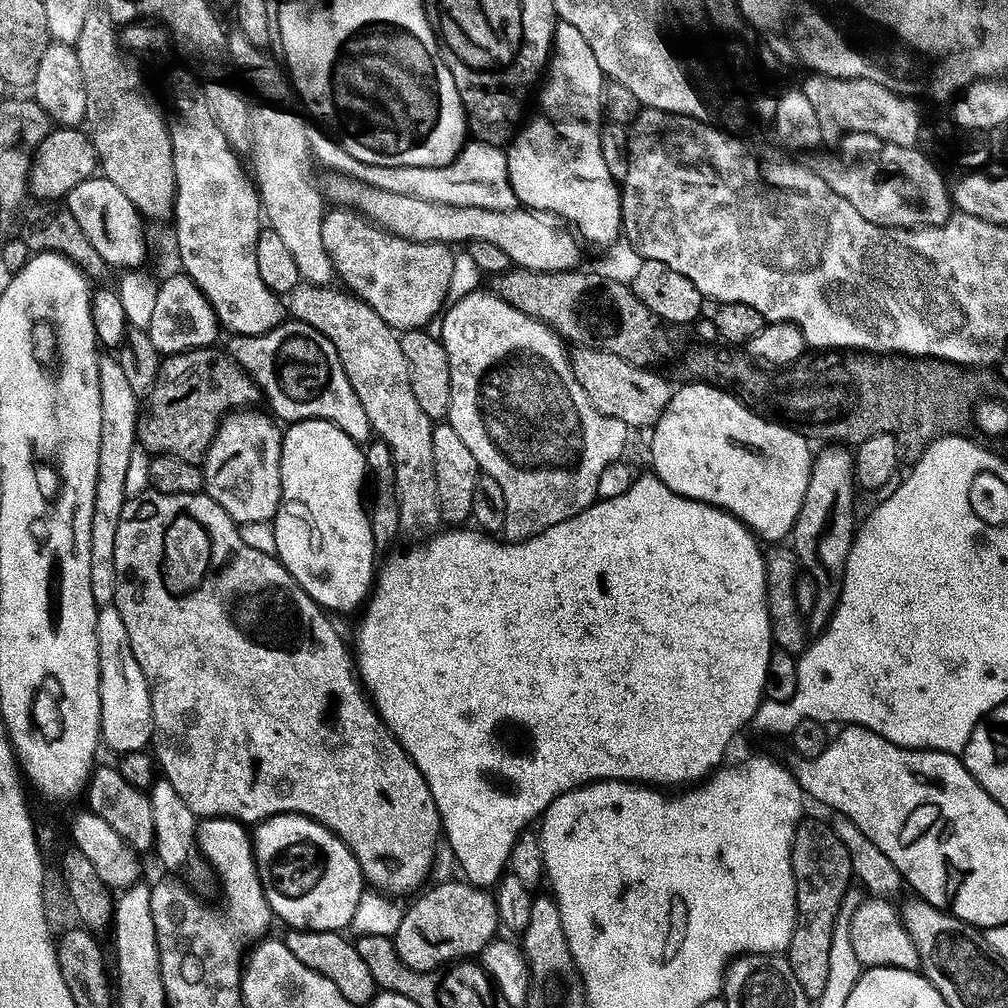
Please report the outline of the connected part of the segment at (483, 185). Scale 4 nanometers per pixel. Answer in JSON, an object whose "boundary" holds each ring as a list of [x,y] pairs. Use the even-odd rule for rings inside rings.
{"boundary":[[[312,126],[308,129],[312,155],[317,165],[322,164],[329,173],[345,176],[374,186],[378,190],[390,190],[390,194],[402,194],[410,198],[422,198],[422,202],[434,202],[459,208],[481,208],[490,212],[511,212],[518,201],[508,177],[508,154],[503,147],[479,142],[465,143],[452,164],[441,168],[387,168],[370,166],[354,159],[342,145],[333,140],[327,131]]]}

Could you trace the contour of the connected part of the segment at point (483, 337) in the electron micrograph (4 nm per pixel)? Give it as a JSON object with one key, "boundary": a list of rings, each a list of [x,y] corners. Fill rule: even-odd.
{"boundary":[[[481,290],[462,298],[462,302],[451,305],[443,313],[442,319],[444,322],[442,339],[446,354],[450,358],[450,382],[453,390],[446,420],[447,423],[456,425],[458,434],[462,434],[462,442],[466,442],[470,454],[474,454],[481,473],[494,478],[494,482],[498,482],[498,486],[502,486],[506,498],[506,526],[502,533],[503,539],[510,544],[521,544],[523,540],[540,536],[546,530],[582,514],[587,508],[597,503],[598,481],[602,478],[606,466],[619,464],[625,459],[624,451],[628,448],[630,430],[622,422],[618,422],[614,418],[606,418],[602,414],[598,414],[598,410],[594,410],[590,398],[586,398],[586,390],[580,385],[574,374],[572,357],[559,333],[548,327],[547,324],[528,317],[521,310],[508,305],[502,298],[488,290]]]}

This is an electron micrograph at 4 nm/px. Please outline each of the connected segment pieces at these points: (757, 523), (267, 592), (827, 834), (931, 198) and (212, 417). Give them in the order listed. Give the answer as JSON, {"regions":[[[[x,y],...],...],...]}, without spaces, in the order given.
{"regions":[[[[691,382],[683,385],[685,388],[673,395],[670,406],[666,414],[656,424],[652,436],[652,464],[655,475],[659,476],[661,482],[670,486],[678,495],[686,497],[688,500],[697,500],[703,504],[708,504],[711,508],[720,508],[732,516],[737,516],[761,541],[784,542],[796,531],[798,514],[802,514],[802,506],[806,502],[806,490],[810,490],[810,478],[812,477],[812,466],[814,463],[813,445],[807,436],[801,434],[791,426],[785,426],[780,422],[773,422],[771,419],[760,416],[757,412],[751,412],[740,400],[735,400],[728,392],[723,392],[717,388],[711,388],[708,384],[694,384]]],[[[147,490],[140,496],[133,496],[129,499],[128,505],[122,510],[122,522],[118,522],[118,539],[114,546],[114,562],[118,566],[118,590],[116,591],[114,607],[120,611],[122,620],[126,622],[126,630],[130,633],[130,646],[134,646],[134,656],[138,658],[138,666],[142,666],[142,674],[146,674],[148,685],[152,691],[151,747],[154,749],[156,763],[159,771],[162,773],[163,779],[168,780],[170,786],[174,786],[174,790],[178,790],[182,802],[186,802],[186,806],[190,806],[190,810],[194,810],[197,818],[230,816],[233,820],[238,820],[245,826],[259,826],[266,820],[272,820],[275,816],[286,816],[289,814],[307,816],[308,819],[313,820],[315,824],[321,824],[322,827],[329,828],[329,830],[352,851],[354,858],[360,864],[360,869],[364,871],[365,881],[367,881],[373,889],[379,890],[384,894],[396,894],[392,892],[412,892],[415,888],[420,887],[420,889],[423,889],[425,887],[424,879],[426,879],[431,872],[434,872],[434,865],[438,860],[438,849],[441,847],[439,844],[442,844],[440,811],[434,802],[434,798],[430,794],[430,786],[426,782],[426,778],[418,770],[416,763],[408,757],[404,747],[397,742],[395,734],[384,725],[384,720],[380,717],[379,712],[377,712],[375,704],[372,703],[358,675],[358,665],[353,653],[350,651],[350,648],[348,653],[348,648],[344,645],[344,640],[340,637],[339,630],[332,625],[333,617],[308,597],[306,590],[302,590],[302,586],[298,586],[298,582],[286,571],[283,564],[280,563],[275,555],[269,554],[269,556],[267,556],[262,549],[251,548],[251,546],[244,541],[244,536],[240,532],[243,531],[241,531],[230,518],[230,514],[226,514],[226,510],[222,510],[222,506],[218,506],[218,502],[211,500],[207,494],[201,494],[199,496],[171,496],[170,494]]],[[[811,818],[805,819],[796,829],[792,838],[792,869],[796,883],[796,925],[790,938],[790,946],[786,958],[790,962],[790,970],[794,970],[794,978],[798,978],[798,986],[808,995],[809,1001],[823,1001],[826,985],[830,983],[830,950],[834,944],[836,923],[840,911],[844,909],[844,899],[849,896],[851,884],[854,884],[850,852],[842,846],[842,838],[832,829],[831,823],[819,824]]],[[[888,146],[884,149],[877,164],[835,164],[832,160],[820,160],[814,164],[814,168],[828,183],[830,190],[846,198],[846,202],[850,202],[850,206],[854,206],[854,210],[866,218],[866,222],[880,228],[942,227],[954,215],[954,205],[949,185],[944,185],[943,174],[932,165],[935,164],[933,157],[912,146]]],[[[199,348],[163,361],[138,425],[138,444],[143,451],[203,465],[224,419],[234,412],[255,409],[259,405],[256,403],[261,403],[262,393],[252,376],[227,351],[218,349]]]]}

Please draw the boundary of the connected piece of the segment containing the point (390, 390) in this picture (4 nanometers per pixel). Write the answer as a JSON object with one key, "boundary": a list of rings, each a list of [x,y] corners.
{"boundary":[[[301,283],[288,297],[289,315],[297,322],[313,326],[314,329],[329,338],[342,358],[354,392],[366,412],[373,433],[390,446],[395,460],[395,496],[398,498],[399,514],[402,519],[401,531],[405,534],[433,535],[443,523],[440,503],[438,502],[438,484],[434,475],[434,422],[421,409],[410,381],[410,364],[402,351],[397,331],[383,322],[381,316],[368,304],[355,295],[347,294],[332,286],[319,286]]]}

